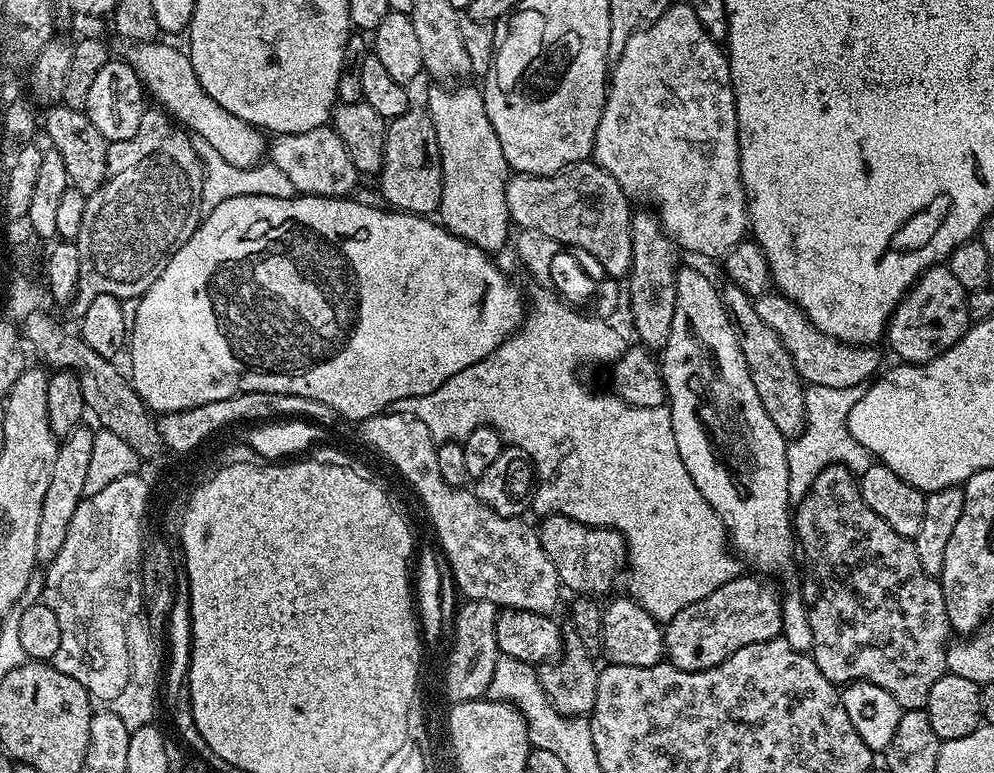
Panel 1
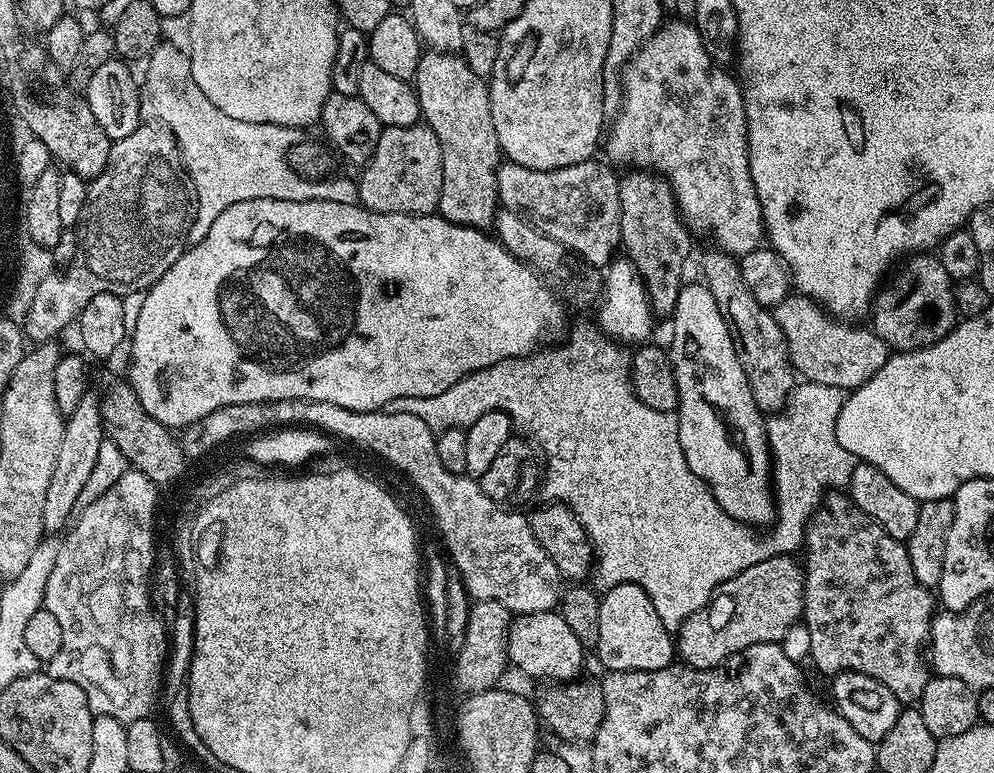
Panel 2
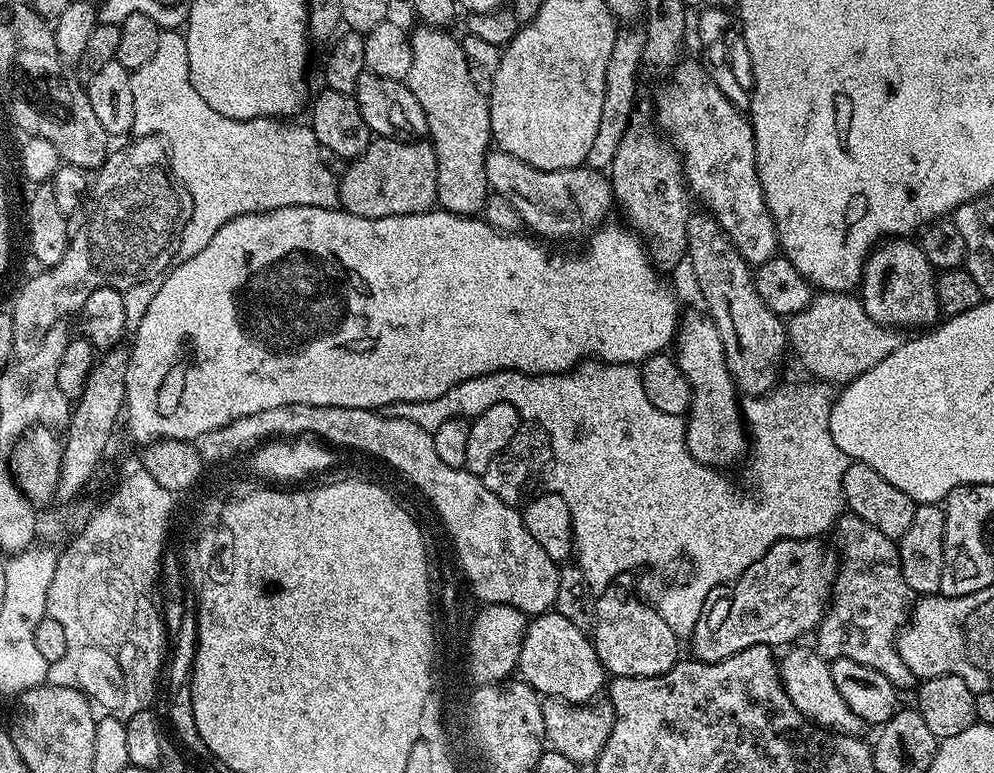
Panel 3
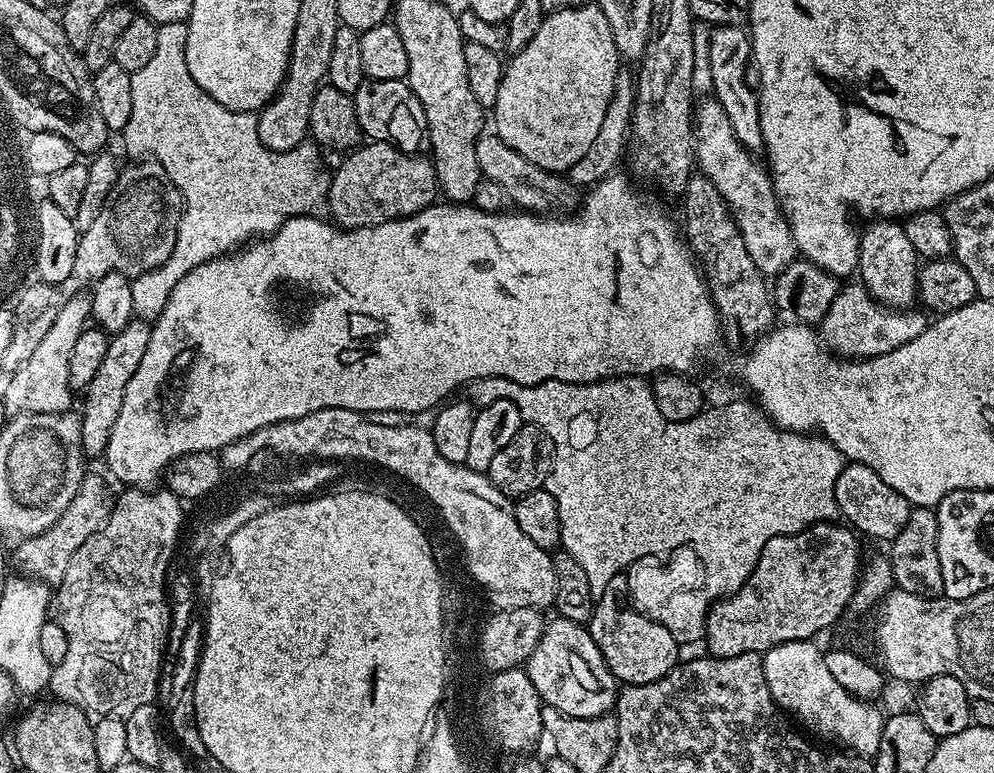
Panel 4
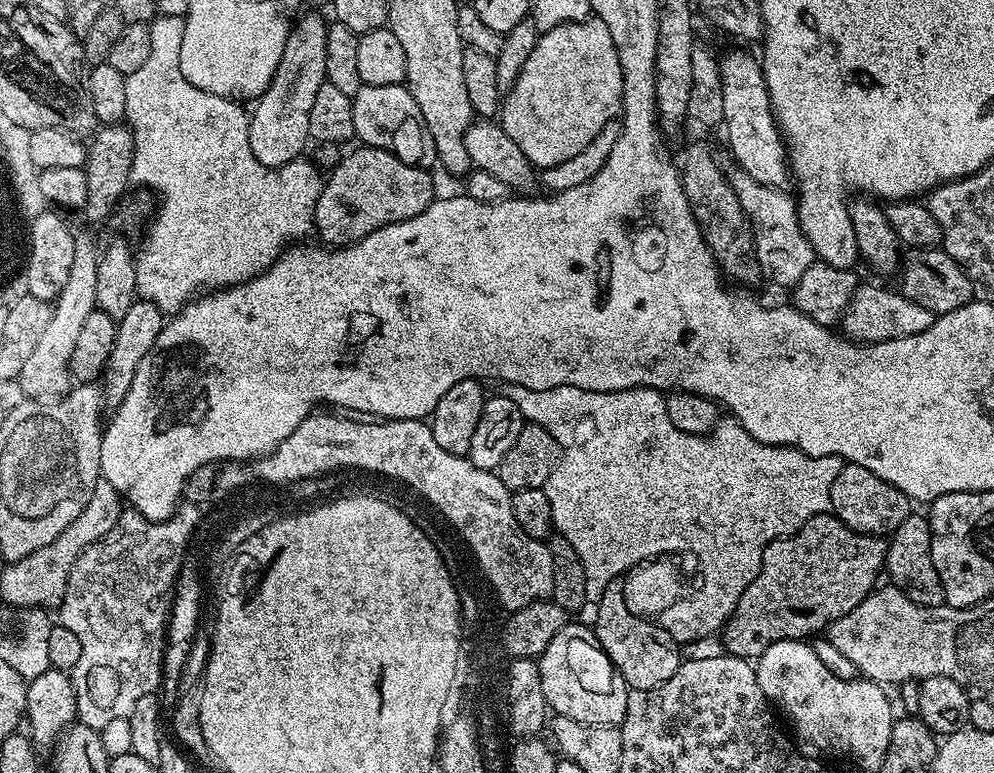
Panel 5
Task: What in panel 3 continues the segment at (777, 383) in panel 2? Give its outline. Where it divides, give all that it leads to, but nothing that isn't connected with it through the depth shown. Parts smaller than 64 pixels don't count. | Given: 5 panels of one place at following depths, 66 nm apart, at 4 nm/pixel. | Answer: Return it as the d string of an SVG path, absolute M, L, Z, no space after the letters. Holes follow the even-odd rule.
M707 210L693 211L686 226L687 263L692 263L696 284L704 295L703 307L720 327L724 353L739 391L745 397L766 396L777 387L780 359L789 347L786 324L766 306L756 289L753 265L747 264L726 230Z

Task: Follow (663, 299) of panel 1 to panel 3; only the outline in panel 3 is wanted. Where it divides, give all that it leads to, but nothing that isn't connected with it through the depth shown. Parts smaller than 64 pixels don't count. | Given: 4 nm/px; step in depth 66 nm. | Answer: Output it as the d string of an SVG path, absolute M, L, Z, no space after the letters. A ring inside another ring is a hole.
M640 110L633 115L626 134L622 134L622 142L618 142L618 154L614 154L610 179L615 203L618 208L620 204L624 211L623 219L644 241L657 269L676 268L680 260L682 264L688 251L686 226L694 211L693 205L688 205L688 180L684 177L680 153L649 113L647 116Z

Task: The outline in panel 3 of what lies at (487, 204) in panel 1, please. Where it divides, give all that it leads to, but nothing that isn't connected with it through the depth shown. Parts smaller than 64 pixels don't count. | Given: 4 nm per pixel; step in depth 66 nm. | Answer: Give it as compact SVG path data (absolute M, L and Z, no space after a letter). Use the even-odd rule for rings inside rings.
M421 23L420 28L412 28L412 53L414 62L410 62L410 74L407 86L418 98L418 106L422 106L422 114L426 114L428 127L427 139L438 158L438 194L436 203L445 212L456 212L460 216L476 216L483 213L490 189L486 178L486 158L493 147L492 127L490 126L490 110L485 89L479 88L470 78L470 66L466 62L463 43L440 26Z

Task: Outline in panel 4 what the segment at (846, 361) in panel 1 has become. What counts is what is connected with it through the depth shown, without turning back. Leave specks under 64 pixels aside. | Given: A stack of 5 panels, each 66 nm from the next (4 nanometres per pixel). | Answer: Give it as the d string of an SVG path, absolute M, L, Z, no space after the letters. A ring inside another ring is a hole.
M859 282L845 283L830 302L830 310L820 319L818 335L829 352L849 360L869 360L878 354L890 354L906 342L914 342L918 334L927 330L930 320L917 310L887 308L873 298Z

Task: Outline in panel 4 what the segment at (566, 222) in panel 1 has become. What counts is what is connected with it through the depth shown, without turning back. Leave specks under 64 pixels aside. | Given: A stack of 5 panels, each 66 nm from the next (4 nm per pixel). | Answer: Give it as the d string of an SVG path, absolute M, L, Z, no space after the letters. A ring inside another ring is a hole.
M494 134L481 135L476 149L481 177L502 186L517 209L533 214L571 214L581 207L582 196L576 185L563 175L534 166L534 162L522 158L518 150L510 150L502 138Z

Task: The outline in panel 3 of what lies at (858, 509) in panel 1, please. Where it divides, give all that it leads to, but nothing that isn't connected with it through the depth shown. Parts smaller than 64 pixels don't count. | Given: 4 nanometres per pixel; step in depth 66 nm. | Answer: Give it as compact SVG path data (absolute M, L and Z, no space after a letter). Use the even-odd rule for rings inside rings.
M851 514L841 515L834 525L835 532L834 548L838 553L836 581L832 584L832 598L828 610L820 620L820 627L814 633L815 651L829 662L842 658L862 662L862 666L870 666L870 670L878 670L878 674L886 674L888 681L897 690L904 690L914 683L914 677L910 666L902 662L900 652L896 649L896 638L914 607L914 594L910 586L906 586L906 578L902 576L900 549L897 541L882 534L882 530L874 530L870 522Z

